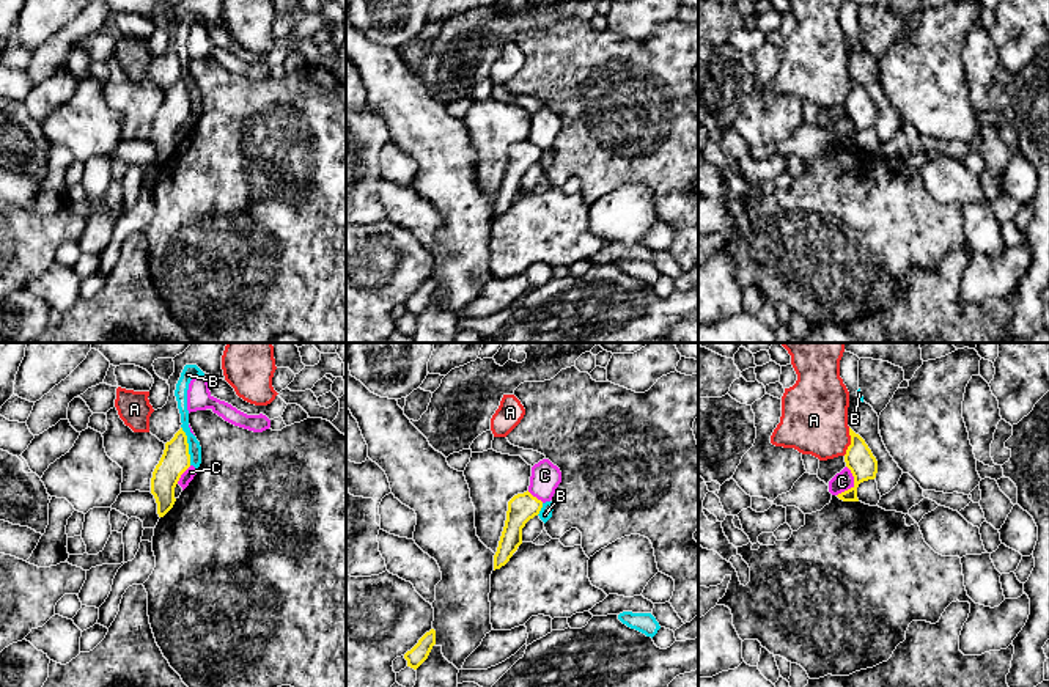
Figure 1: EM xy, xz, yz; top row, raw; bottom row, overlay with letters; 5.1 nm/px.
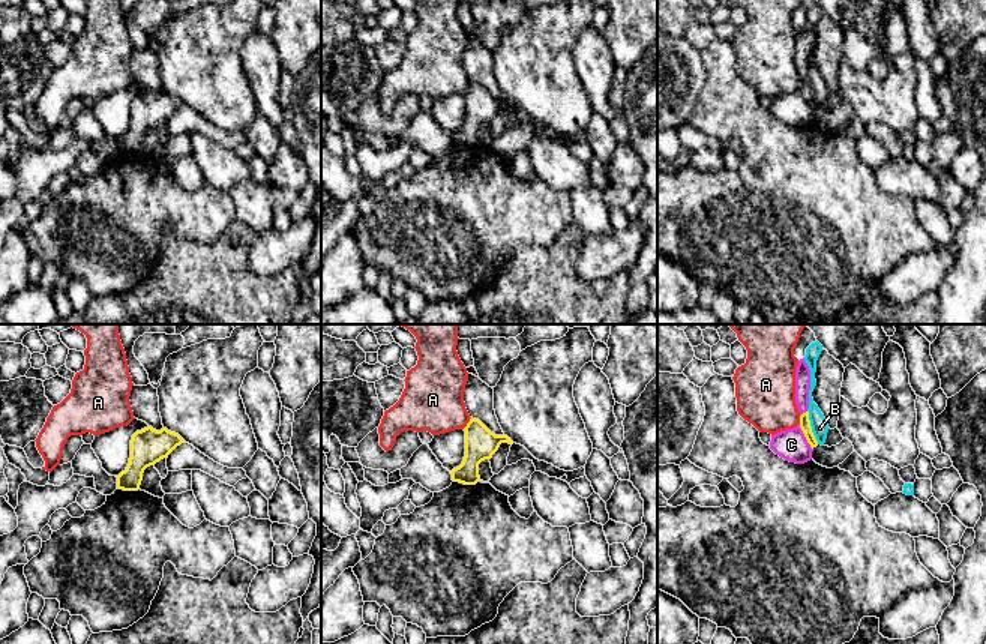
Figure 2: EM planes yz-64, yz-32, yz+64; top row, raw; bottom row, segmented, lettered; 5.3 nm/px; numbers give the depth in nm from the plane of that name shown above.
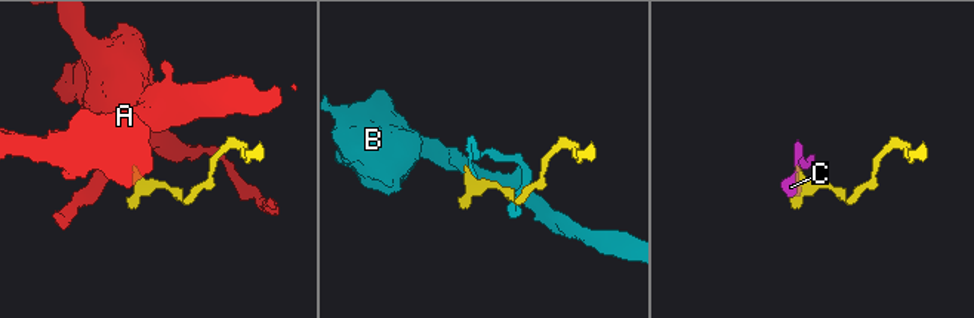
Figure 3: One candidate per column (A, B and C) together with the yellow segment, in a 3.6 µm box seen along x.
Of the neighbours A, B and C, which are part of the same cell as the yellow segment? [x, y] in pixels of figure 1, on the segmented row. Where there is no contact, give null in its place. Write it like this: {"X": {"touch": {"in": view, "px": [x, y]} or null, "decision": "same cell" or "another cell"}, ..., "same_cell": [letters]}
{"A": {"touch": {"in": "yz", "px": [851, 442]}, "decision": "another cell"}, "B": {"touch": {"in": "xy", "px": [187, 445]}, "decision": "another cell"}, "C": {"touch": {"in": "yz", "px": [854, 483]}, "decision": "same cell"}, "same_cell": ["C"]}

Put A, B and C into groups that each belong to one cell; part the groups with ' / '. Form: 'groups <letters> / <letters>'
groups A / B / C

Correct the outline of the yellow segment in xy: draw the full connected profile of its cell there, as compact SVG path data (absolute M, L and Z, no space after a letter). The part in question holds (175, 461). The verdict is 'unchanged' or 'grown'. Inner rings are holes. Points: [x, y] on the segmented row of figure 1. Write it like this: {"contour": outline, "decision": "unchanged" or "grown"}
{"contour": "M182 428L175 437L165 443L164 454L156 465L151 478L151 494L157 503L157 514L164 517L175 505L175 487L179 484L182 490L197 475L190 464L187 435Z", "decision": "grown"}

